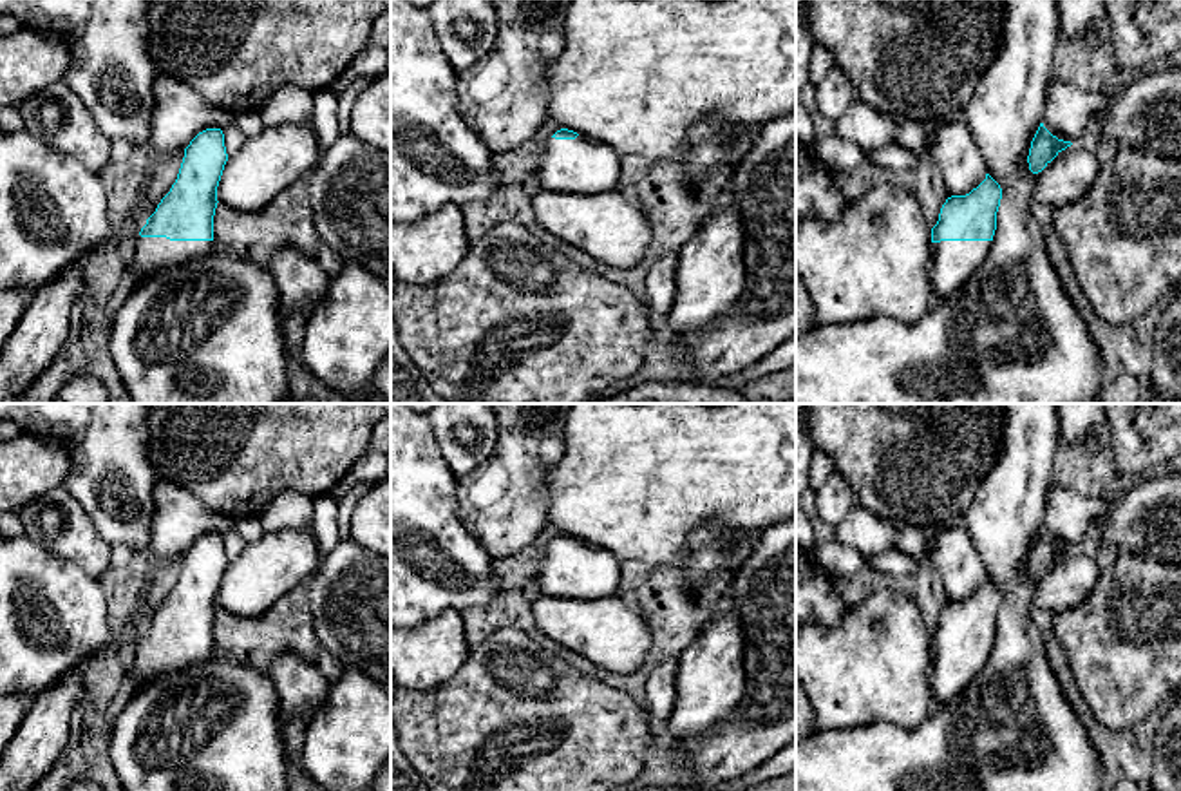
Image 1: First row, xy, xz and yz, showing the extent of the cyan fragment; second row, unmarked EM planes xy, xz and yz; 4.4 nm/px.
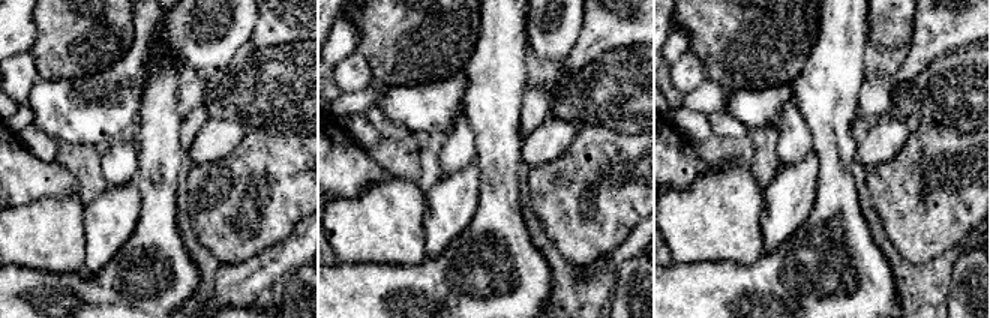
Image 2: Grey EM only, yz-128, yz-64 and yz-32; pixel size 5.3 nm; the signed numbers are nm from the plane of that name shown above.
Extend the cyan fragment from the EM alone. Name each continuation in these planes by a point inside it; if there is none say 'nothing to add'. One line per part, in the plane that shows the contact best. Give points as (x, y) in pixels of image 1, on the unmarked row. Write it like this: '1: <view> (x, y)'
1: xy (147, 661)

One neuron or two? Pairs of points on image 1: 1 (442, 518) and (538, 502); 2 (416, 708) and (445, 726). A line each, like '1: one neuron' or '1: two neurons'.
1: two neurons
2: one neuron

